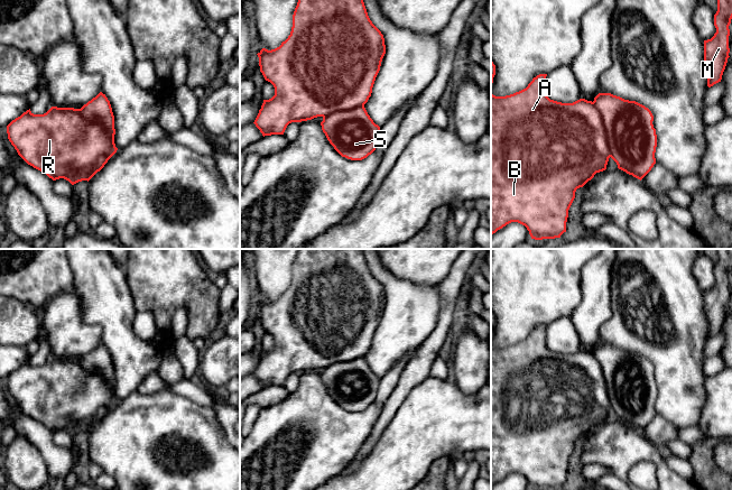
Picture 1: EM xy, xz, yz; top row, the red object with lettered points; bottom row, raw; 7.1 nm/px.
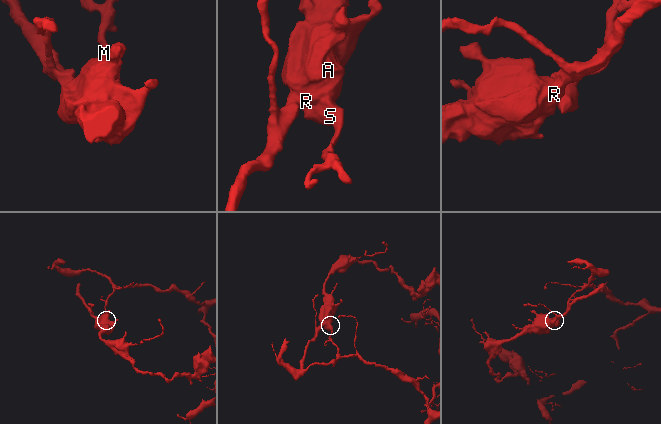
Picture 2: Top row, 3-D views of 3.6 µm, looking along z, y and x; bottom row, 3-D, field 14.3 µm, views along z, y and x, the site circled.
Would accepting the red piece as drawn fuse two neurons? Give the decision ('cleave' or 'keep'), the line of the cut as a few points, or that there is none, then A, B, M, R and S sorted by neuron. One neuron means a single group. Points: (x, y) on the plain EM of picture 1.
cleave; cut yz (592, 353), (601, 369), (610, 407); groups A B R / M S

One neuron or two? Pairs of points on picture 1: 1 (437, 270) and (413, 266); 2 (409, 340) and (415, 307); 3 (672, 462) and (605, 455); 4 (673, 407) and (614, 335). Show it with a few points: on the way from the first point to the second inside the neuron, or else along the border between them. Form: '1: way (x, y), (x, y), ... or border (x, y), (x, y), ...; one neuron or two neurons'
1: way (432, 266), (418, 266); one neuron
2: way (409, 332), (409, 315); one neuron
3: border (661, 453), (661, 459), (684, 478); two neurons
4: way (673, 385), (673, 373), (637, 340); one neuron

